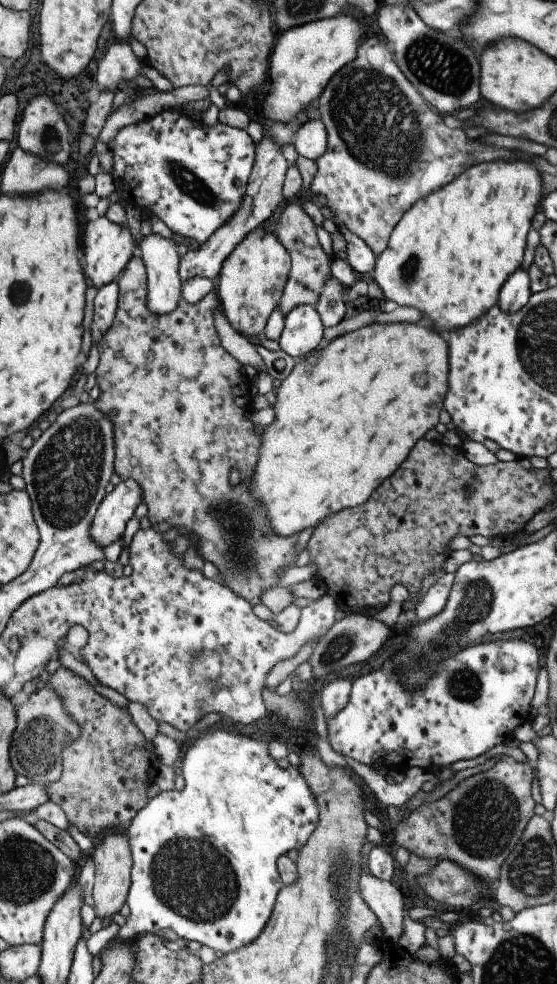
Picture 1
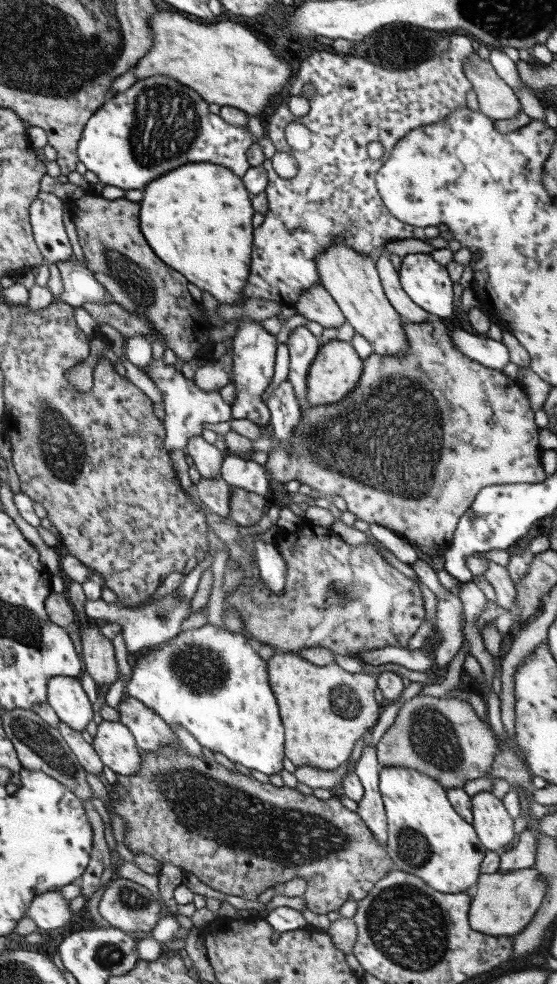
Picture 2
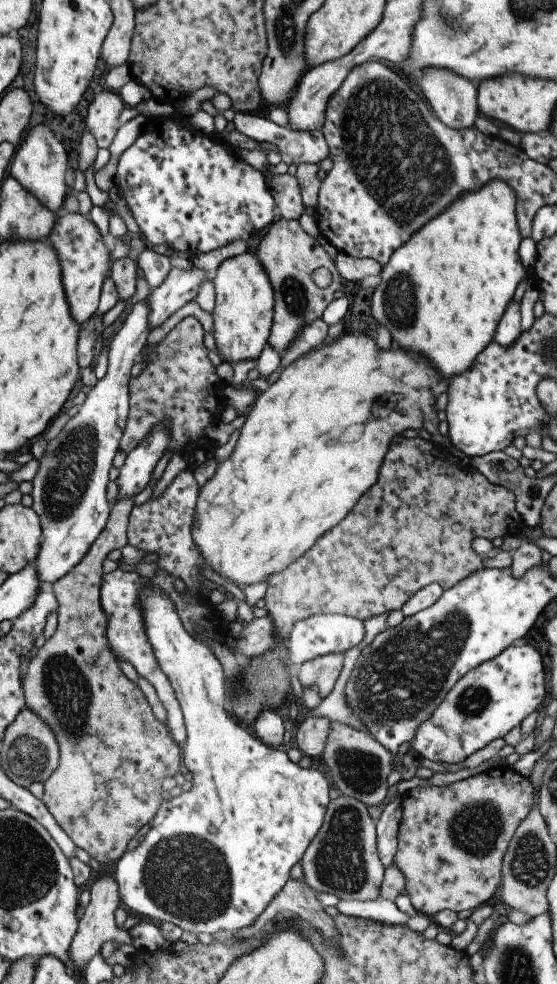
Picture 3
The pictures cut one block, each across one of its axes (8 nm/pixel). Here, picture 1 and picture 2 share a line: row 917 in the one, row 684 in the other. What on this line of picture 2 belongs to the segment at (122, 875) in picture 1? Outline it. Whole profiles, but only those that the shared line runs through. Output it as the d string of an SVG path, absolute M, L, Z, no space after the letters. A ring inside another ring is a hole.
M87 626L81 630L81 656L83 656L83 670L89 672L95 686L111 686L117 682L119 672L113 660L113 646L111 640L103 638L95 626Z

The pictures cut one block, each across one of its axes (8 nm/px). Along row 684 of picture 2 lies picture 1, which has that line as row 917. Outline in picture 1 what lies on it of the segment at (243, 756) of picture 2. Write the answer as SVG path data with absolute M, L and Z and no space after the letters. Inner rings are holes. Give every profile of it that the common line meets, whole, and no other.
M213 730L203 734L199 740L195 740L195 744L187 750L187 754L183 756L183 780L185 786L181 792L169 790L169 792L159 792L155 798L151 798L147 802L147 806L143 806L135 818L131 820L129 828L127 828L127 836L129 836L129 846L131 846L131 858L133 858L133 868L131 868L131 888L127 894L127 906L129 906L129 918L125 918L127 922L119 928L117 938L137 938L141 934L151 934L151 932L165 932L167 928L171 928L179 938L183 940L195 940L201 946L209 946L215 952L221 954L231 954L237 952L239 948L249 946L253 940L257 940L257 936L263 932L263 928L269 922L269 916L273 912L277 894L283 888L281 876L277 872L277 858L285 856L289 850L299 850L307 838L311 836L311 832L317 826L317 818L319 818L319 810L317 810L317 802L311 794L311 790L307 788L303 776L297 772L295 766L281 770L277 766L277 762L273 762L267 754L267 744L265 742L257 742L257 740L249 740L245 736L237 736L231 732L223 732L223 730Z

